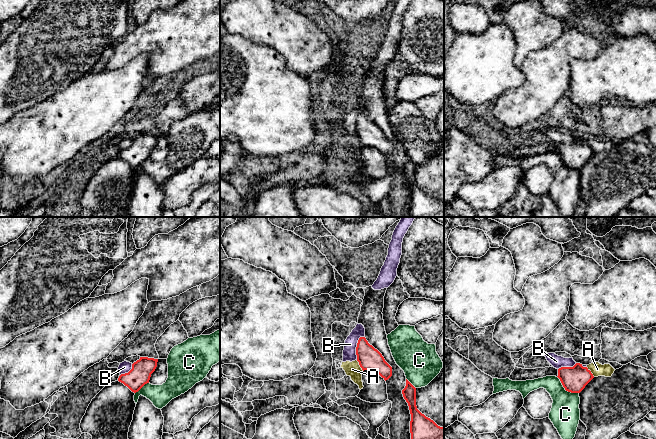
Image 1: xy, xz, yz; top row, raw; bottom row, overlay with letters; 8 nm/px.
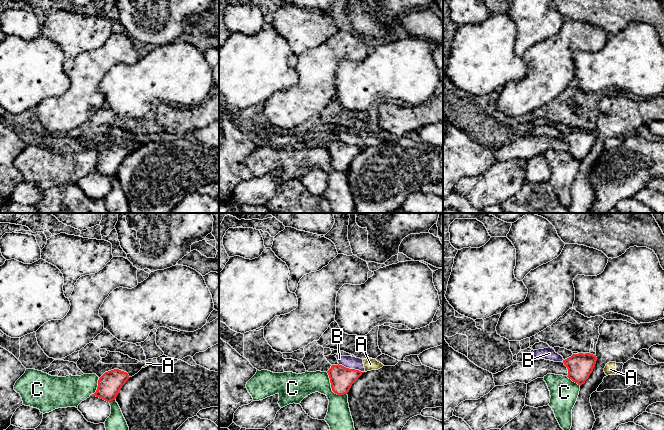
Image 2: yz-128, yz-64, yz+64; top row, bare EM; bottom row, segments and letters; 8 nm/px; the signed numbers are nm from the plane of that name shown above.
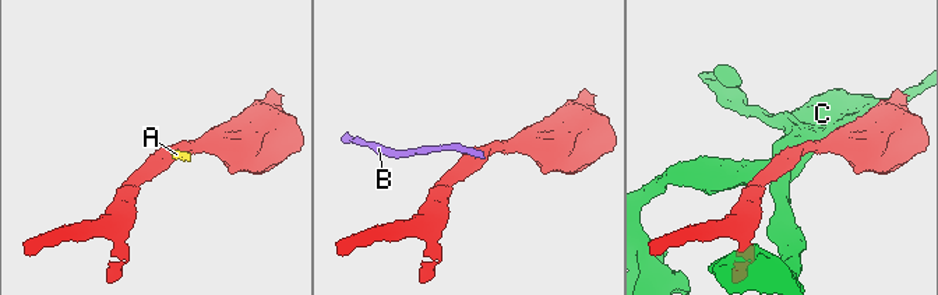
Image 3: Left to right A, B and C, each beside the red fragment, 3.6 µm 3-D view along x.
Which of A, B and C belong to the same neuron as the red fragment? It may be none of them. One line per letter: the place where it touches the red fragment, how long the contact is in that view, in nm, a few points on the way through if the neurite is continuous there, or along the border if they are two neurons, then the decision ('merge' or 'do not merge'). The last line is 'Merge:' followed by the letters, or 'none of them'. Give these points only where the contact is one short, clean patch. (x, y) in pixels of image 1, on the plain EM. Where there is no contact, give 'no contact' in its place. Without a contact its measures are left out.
A: contact xz (359, 140); length 110 nm; border xz (356, 136), (363, 146); do not merge
B: contact xz (357, 122); length 200 nm; border xz (364, 112), (358, 115), (356, 135); do not merge
C: contact yz (565, 165); length 220 nm; do not merge
Merge: none of them

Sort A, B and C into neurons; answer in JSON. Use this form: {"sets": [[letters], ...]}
{"sets": [["A", "B"], ["C"]]}

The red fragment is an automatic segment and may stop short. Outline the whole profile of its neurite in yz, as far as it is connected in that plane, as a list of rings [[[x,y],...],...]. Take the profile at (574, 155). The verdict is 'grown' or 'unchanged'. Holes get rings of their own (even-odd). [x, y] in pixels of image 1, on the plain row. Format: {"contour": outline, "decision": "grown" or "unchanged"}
{"contour": [[[576,139],[573,143],[561,143],[557,152],[566,167],[580,169],[585,162],[594,154],[587,143]]], "decision": "unchanged"}

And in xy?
{"contour": [[[140,133],[132,140],[132,145],[121,150],[118,157],[127,162],[132,168],[138,168],[145,160],[149,159],[151,150],[157,143],[158,135]]], "decision": "unchanged"}

